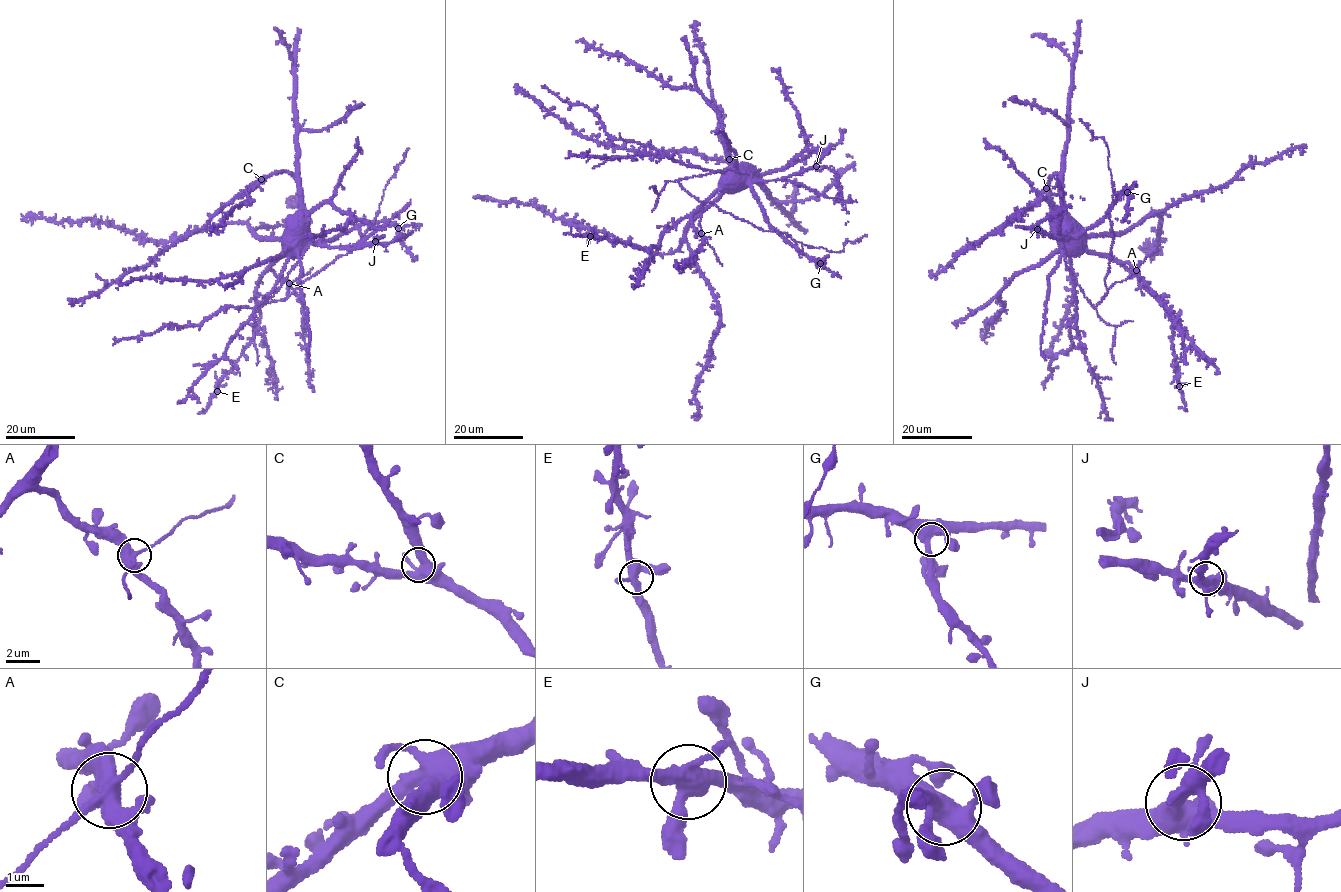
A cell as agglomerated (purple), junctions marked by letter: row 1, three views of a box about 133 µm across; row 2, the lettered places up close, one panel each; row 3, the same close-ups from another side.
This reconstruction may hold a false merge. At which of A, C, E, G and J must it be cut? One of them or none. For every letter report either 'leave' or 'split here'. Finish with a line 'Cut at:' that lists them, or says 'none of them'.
A: split here
C: leave
E: leave
G: leave
J: leave
Cut at: A

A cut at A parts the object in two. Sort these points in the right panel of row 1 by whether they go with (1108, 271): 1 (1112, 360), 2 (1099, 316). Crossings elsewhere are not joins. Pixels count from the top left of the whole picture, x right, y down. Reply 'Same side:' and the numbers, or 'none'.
Same side: 1, 2

